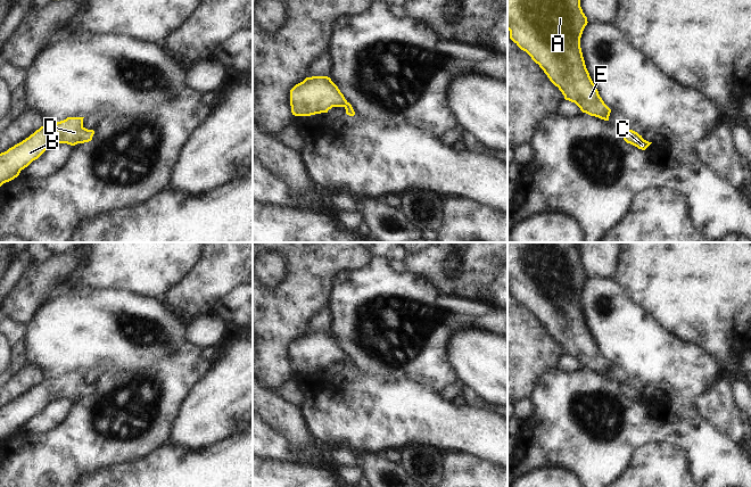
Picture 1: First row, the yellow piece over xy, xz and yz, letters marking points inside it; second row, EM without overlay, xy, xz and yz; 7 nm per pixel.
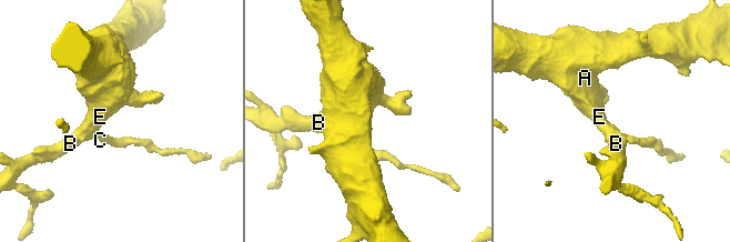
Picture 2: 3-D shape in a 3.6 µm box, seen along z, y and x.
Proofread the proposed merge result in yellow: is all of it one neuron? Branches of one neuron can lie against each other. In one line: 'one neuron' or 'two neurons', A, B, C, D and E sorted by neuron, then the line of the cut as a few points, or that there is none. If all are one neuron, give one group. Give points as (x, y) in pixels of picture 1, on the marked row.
one neuron | A B C D E | no cut

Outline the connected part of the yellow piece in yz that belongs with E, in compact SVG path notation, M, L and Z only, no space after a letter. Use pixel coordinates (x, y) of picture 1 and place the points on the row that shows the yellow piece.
M507 0L510 39L539 65L566 100L575 102L583 113L609 121L611 109L589 76L580 48L587 23L580 0Z

